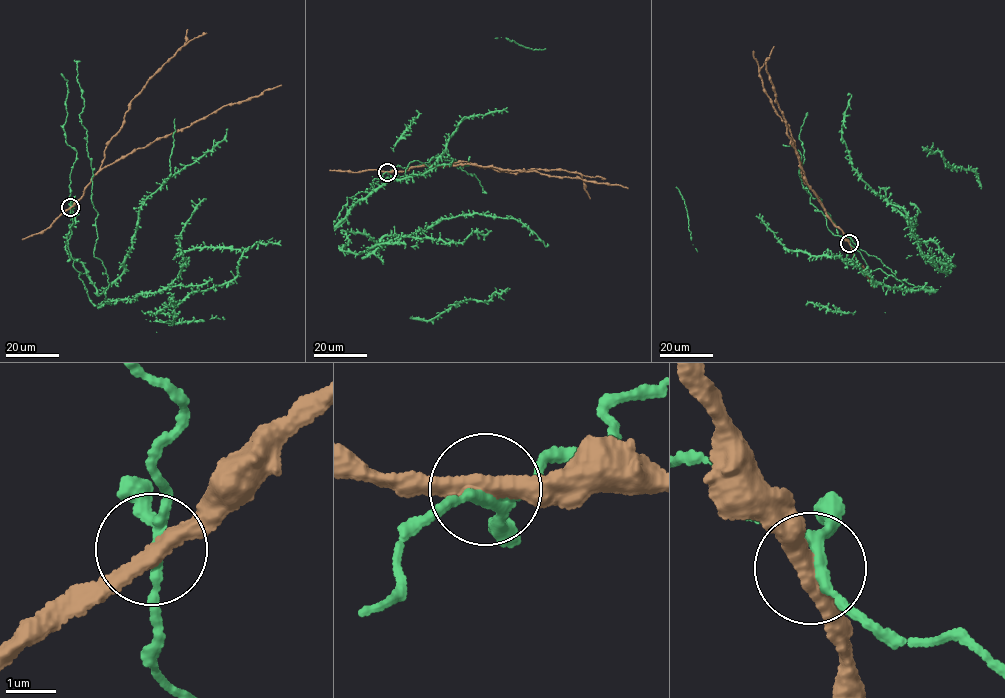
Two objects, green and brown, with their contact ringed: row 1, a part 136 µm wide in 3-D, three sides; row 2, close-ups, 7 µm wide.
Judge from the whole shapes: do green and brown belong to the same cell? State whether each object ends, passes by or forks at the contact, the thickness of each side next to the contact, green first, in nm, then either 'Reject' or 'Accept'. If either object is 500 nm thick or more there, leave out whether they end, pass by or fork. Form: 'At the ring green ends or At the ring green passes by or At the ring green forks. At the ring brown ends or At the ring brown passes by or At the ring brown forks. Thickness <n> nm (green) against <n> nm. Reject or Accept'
At the ring green forks. At the ring brown passes by. Thickness 180 nm (green) against 340 nm. Reject

